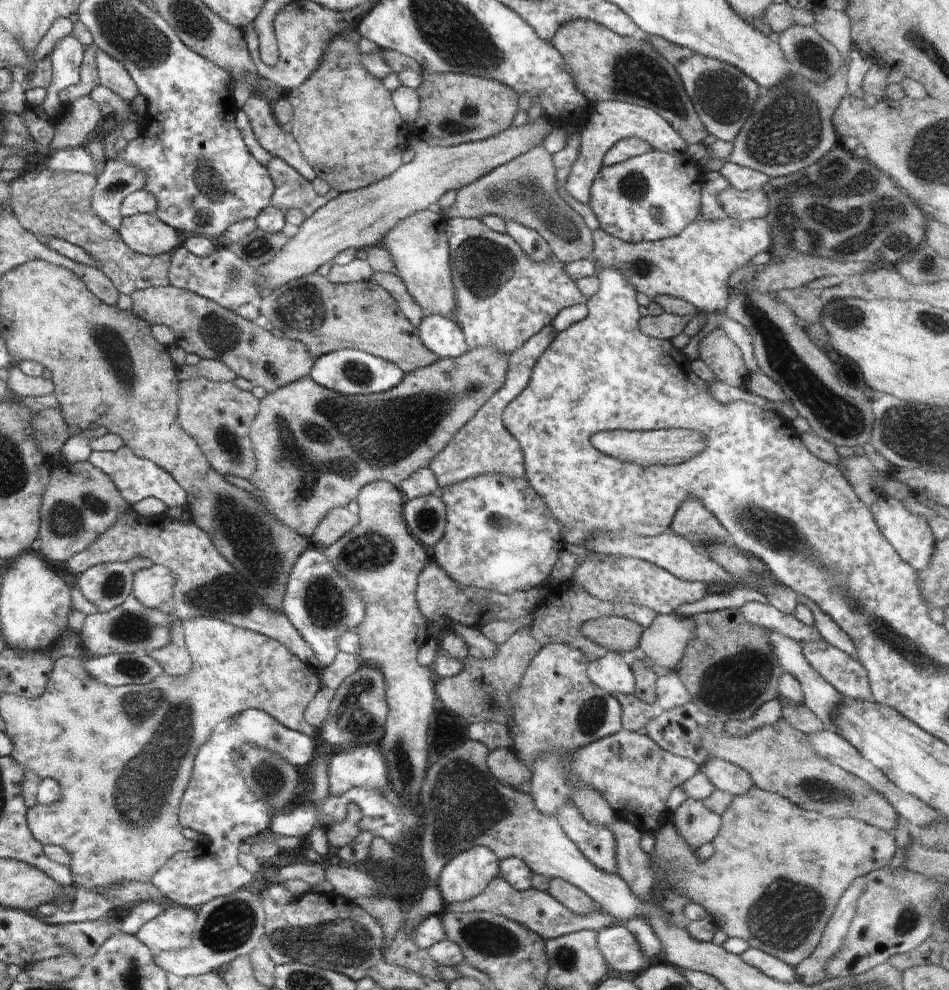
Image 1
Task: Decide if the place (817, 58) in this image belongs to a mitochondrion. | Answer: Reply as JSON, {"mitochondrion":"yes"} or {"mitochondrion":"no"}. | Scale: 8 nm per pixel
{"mitochondrion":"yes"}

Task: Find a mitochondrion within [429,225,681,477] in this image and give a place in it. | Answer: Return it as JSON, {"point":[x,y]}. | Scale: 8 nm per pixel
{"point":[482,264]}

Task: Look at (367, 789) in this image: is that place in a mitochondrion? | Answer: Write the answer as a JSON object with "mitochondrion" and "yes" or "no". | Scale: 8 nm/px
{"mitochondrion":"no"}

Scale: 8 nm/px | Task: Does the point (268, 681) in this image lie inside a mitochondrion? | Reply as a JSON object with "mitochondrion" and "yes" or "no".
{"mitochondrion":"no"}

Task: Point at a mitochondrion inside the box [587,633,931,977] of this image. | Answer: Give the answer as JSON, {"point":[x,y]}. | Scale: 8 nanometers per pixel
{"point":[783,921]}

